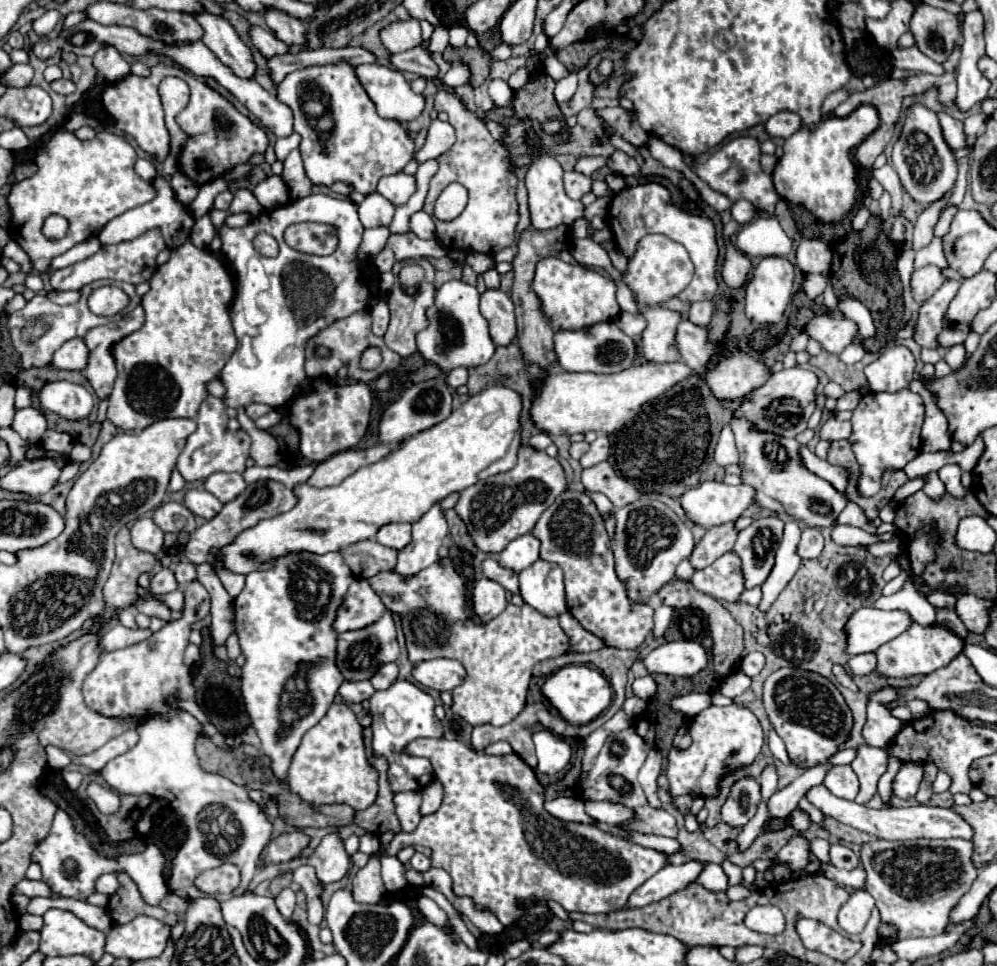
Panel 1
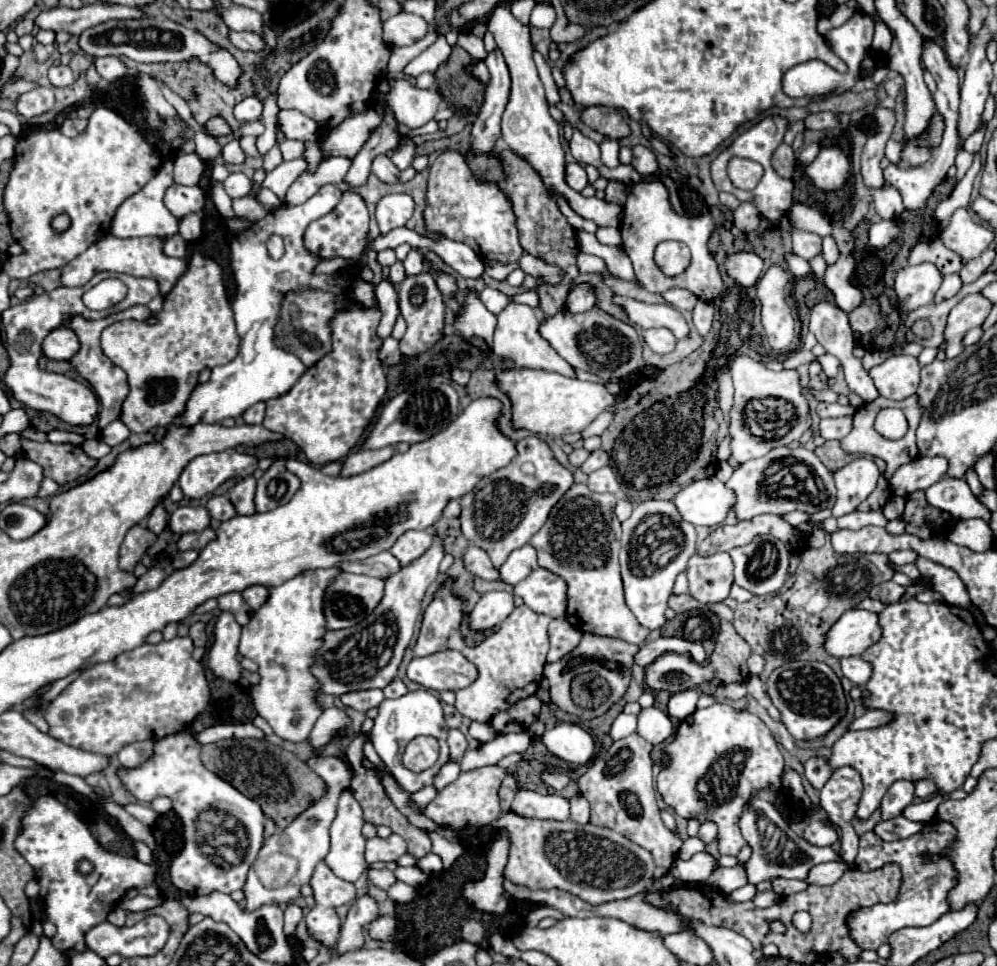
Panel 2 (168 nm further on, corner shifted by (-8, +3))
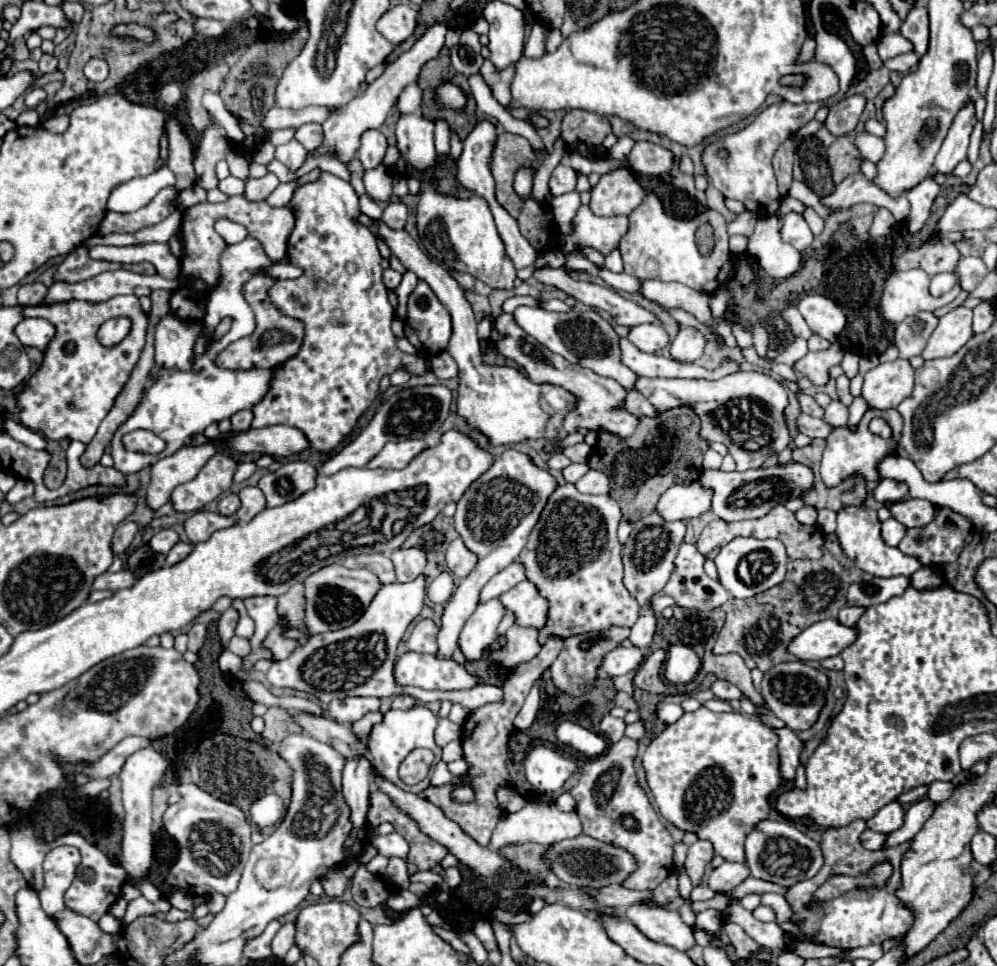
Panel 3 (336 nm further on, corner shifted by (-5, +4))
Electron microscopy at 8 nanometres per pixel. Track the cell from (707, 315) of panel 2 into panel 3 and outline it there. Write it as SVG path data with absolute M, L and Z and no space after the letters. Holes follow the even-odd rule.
M682 328L670 344L670 356L678 362L696 362L704 352L704 336L696 328Z

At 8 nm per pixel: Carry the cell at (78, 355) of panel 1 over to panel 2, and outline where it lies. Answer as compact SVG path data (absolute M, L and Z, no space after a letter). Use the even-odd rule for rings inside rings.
M61 327L49 333L49 337L45 339L43 355L55 361L69 361L77 351L79 351L79 339L75 331L69 327Z

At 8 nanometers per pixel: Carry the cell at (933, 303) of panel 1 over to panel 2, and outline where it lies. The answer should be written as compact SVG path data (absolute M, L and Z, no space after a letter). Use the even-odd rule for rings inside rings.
M945 275L945 277L943 277L943 285L939 287L939 291L937 291L937 295L935 295L935 303L941 303L941 301L945 301L945 299L955 297L961 287L963 287L963 283L961 283L959 275Z

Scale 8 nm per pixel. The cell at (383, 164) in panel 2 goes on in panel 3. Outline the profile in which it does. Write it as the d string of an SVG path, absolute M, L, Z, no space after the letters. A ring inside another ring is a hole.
M366 130L360 138L358 158L366 170L380 166L386 154L386 136L380 130Z

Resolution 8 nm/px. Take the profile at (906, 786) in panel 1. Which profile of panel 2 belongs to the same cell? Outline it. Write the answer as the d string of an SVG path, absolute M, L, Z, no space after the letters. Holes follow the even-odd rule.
M899 779L895 781L889 791L885 793L883 801L881 801L881 813L883 819L885 817L897 817L903 813L903 809L913 801L915 797L915 783L907 781L907 779Z

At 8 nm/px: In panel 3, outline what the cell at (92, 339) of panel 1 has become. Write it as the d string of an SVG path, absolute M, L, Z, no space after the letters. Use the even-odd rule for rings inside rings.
M114 296L98 304L68 300L50 306L22 306L22 316L46 318L50 324L54 324L56 334L42 350L44 360L40 368L24 382L22 390L16 394L20 422L30 430L40 432L48 440L68 438L88 444L94 438L100 422L106 418L106 412L110 412L118 392L130 378L130 372L134 370L144 348L148 318L140 308L138 296ZM120 316L132 322L130 334L118 346L102 346L96 338L98 328L106 320Z

